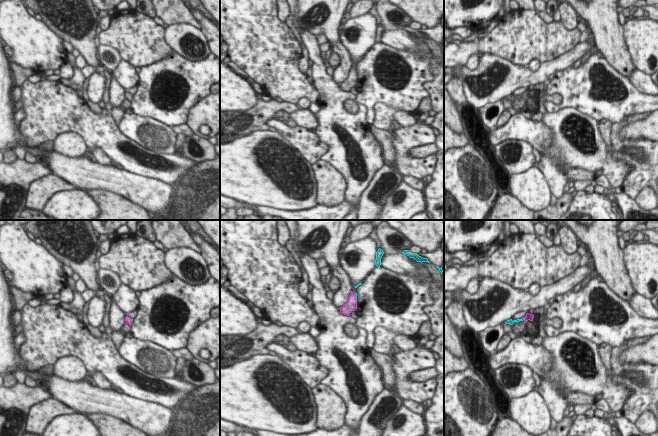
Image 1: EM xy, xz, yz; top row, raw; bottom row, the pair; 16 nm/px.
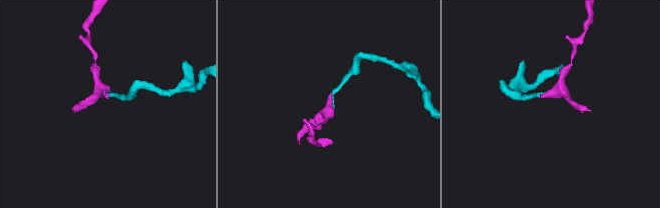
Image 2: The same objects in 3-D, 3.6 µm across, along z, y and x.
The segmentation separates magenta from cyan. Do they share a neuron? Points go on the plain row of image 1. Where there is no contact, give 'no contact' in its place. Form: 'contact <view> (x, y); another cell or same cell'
contact xz (355, 73); same cell

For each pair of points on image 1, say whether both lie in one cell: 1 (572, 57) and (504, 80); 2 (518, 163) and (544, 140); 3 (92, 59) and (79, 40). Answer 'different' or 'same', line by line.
1: same
2: different
3: same

